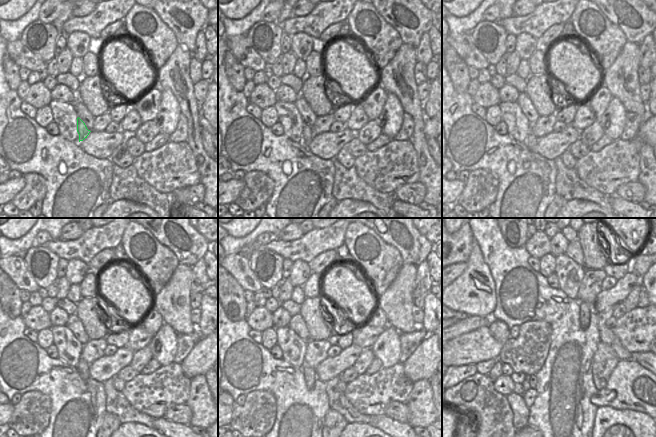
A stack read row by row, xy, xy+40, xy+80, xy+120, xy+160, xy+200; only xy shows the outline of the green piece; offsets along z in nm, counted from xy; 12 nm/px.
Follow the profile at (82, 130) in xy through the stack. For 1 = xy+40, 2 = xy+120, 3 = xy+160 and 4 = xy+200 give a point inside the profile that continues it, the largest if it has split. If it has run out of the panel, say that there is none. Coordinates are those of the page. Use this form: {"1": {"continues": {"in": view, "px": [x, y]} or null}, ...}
{"1": {"continues": {"in": "xy+40", "px": [306, 138]}}, "2": {"continues": {"in": "xy+120", "px": [83, 367]}}, "3": {"continues": {"in": "xy+160", "px": [310, 376]}}, "4": {"continues": {"in": "xy+200", "px": [533, 384]}}}

